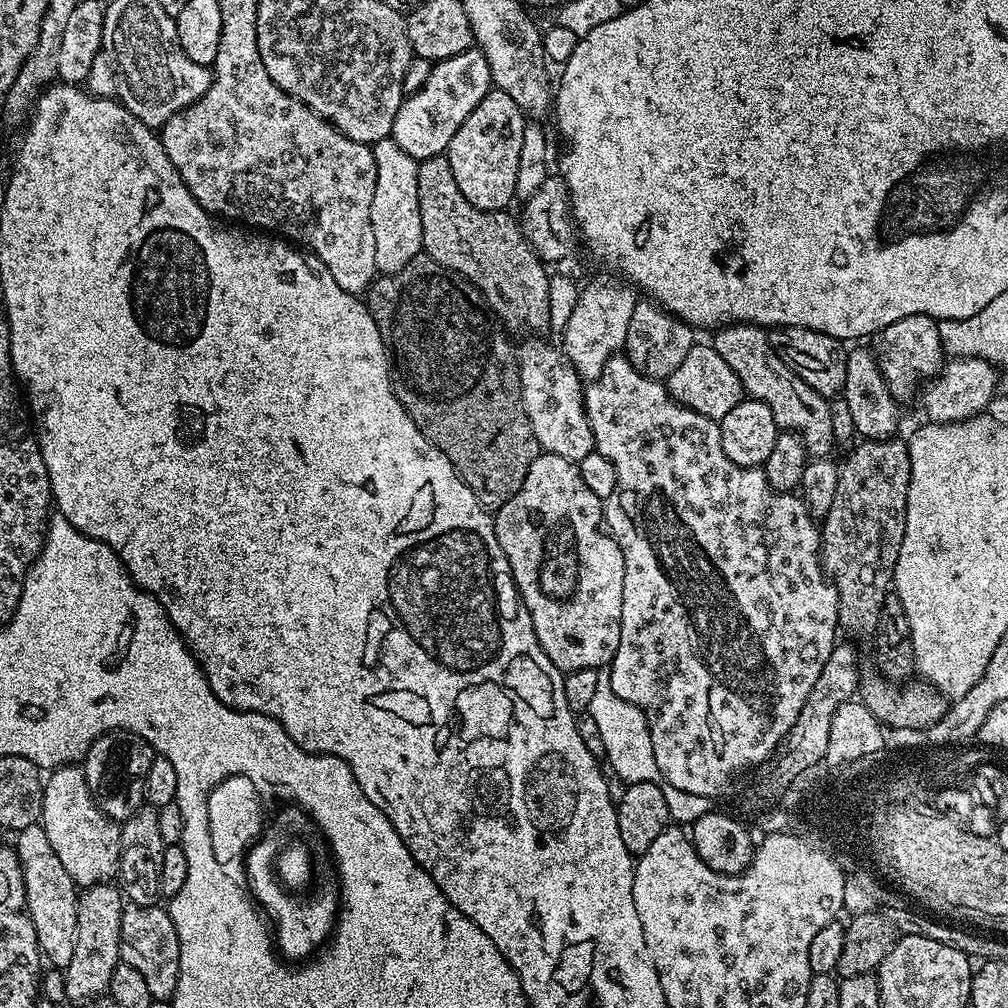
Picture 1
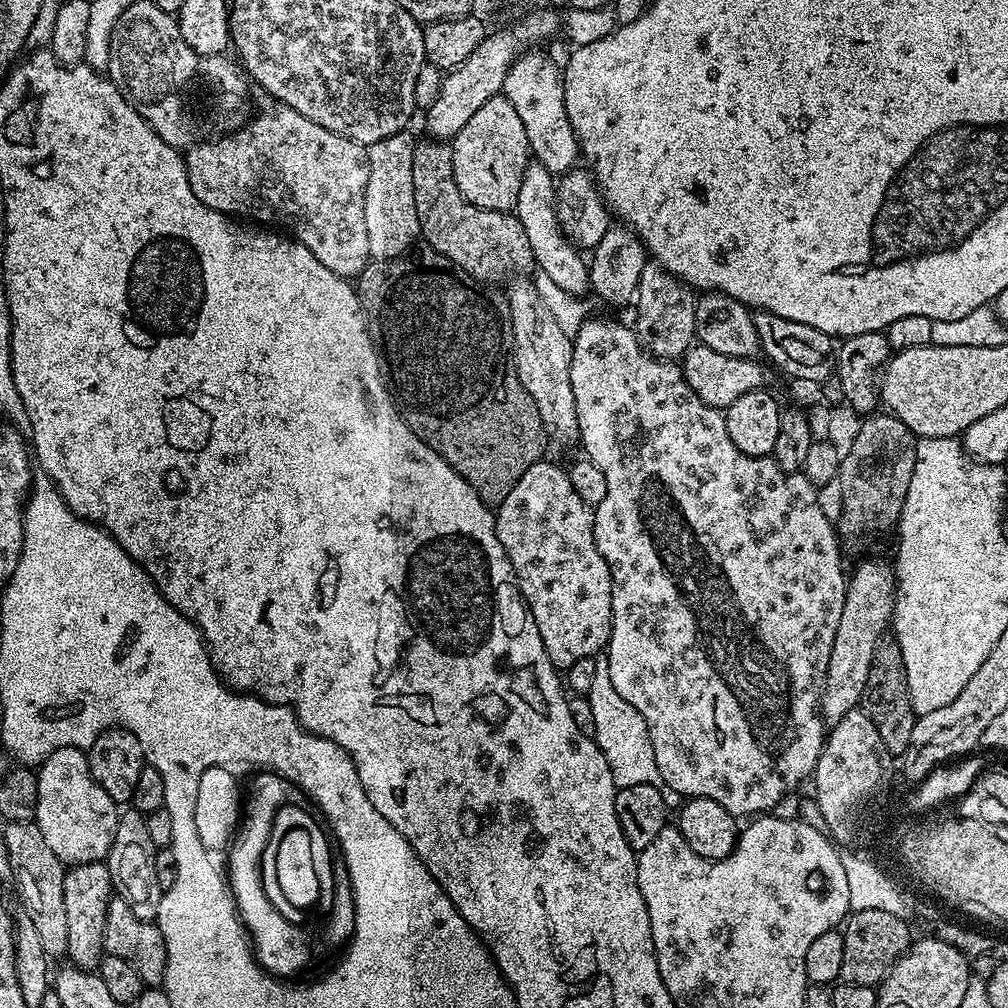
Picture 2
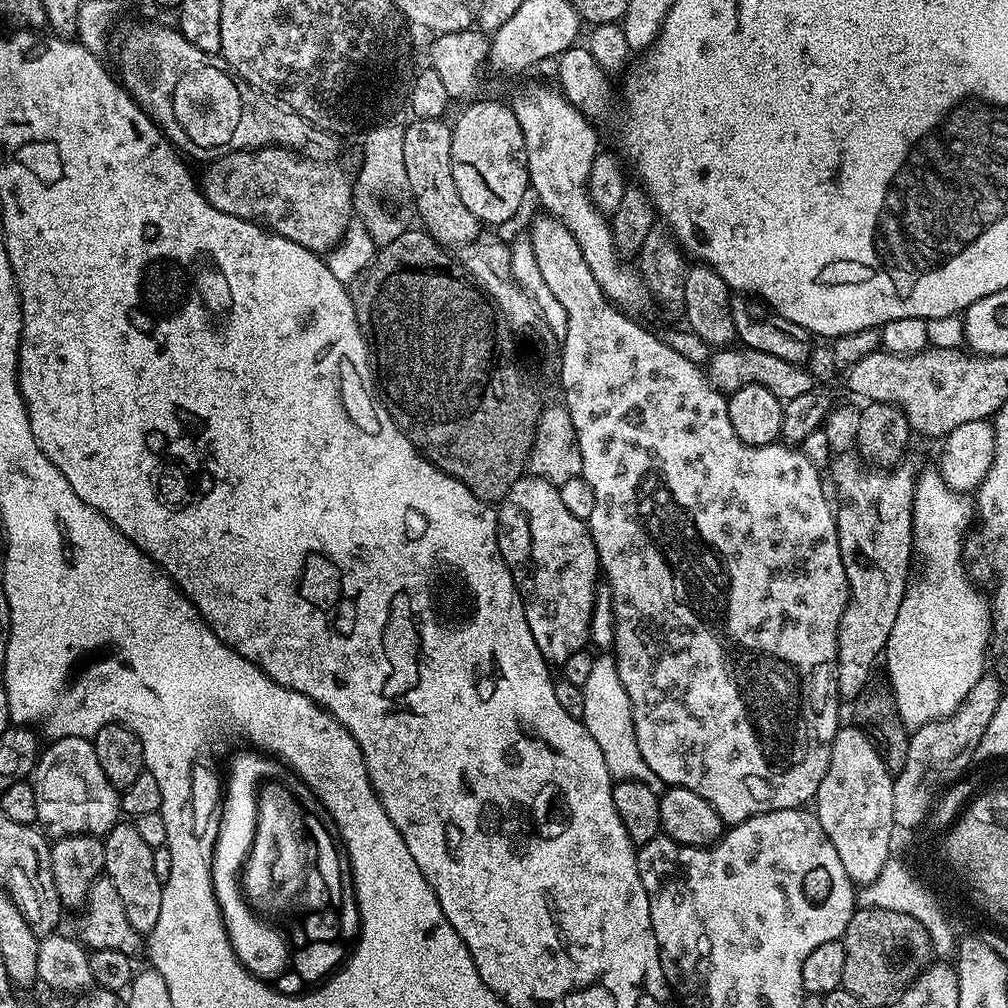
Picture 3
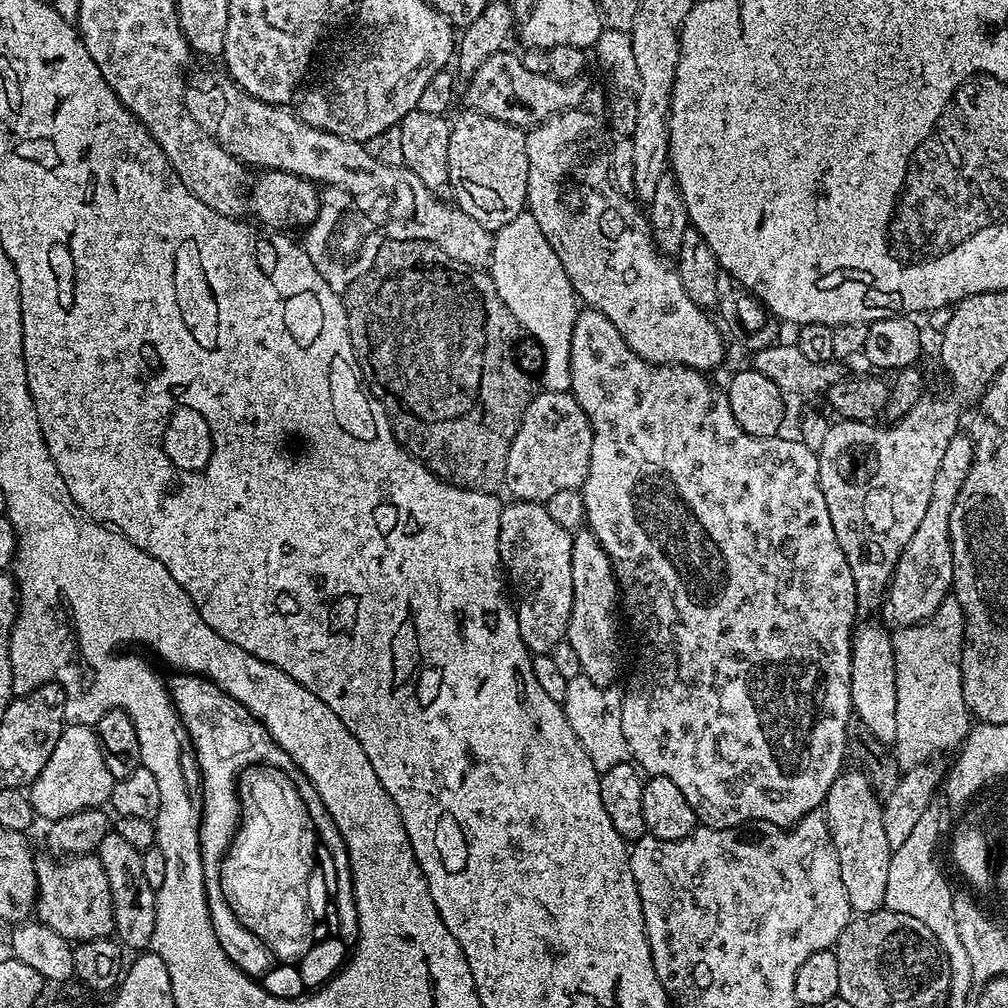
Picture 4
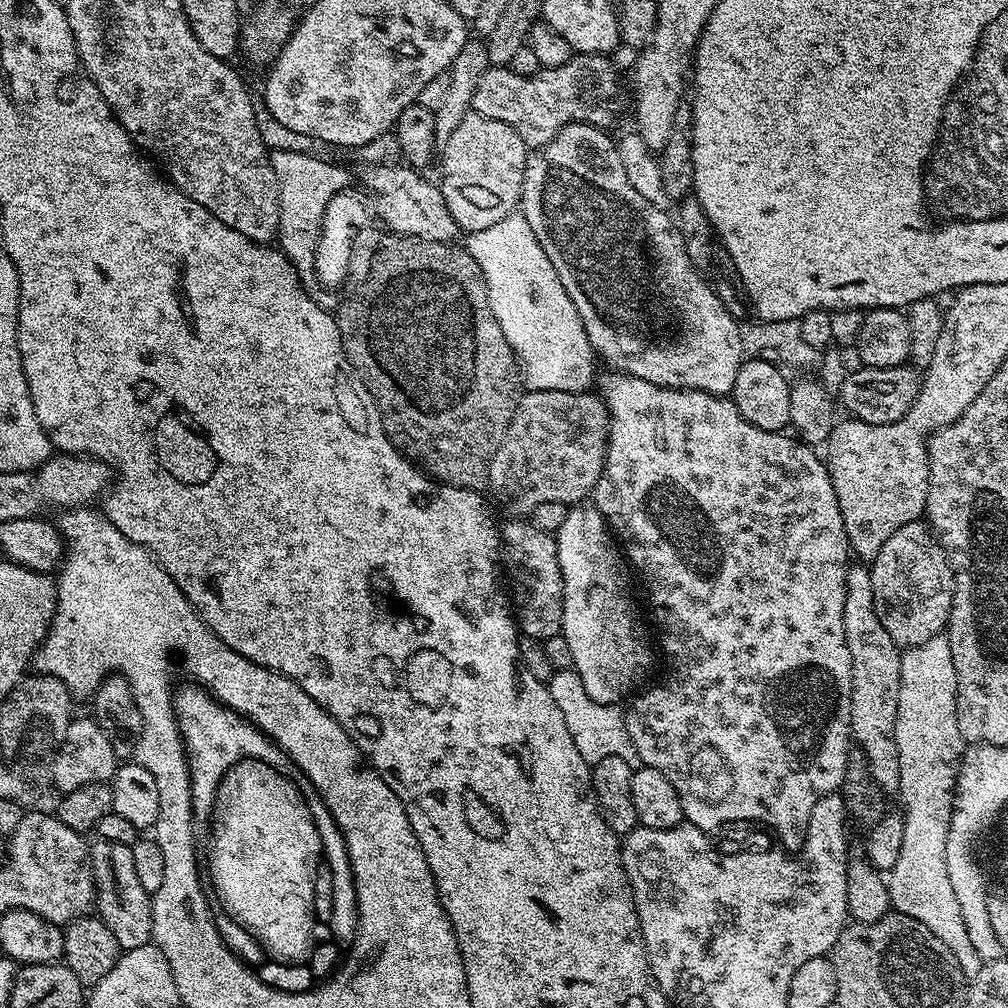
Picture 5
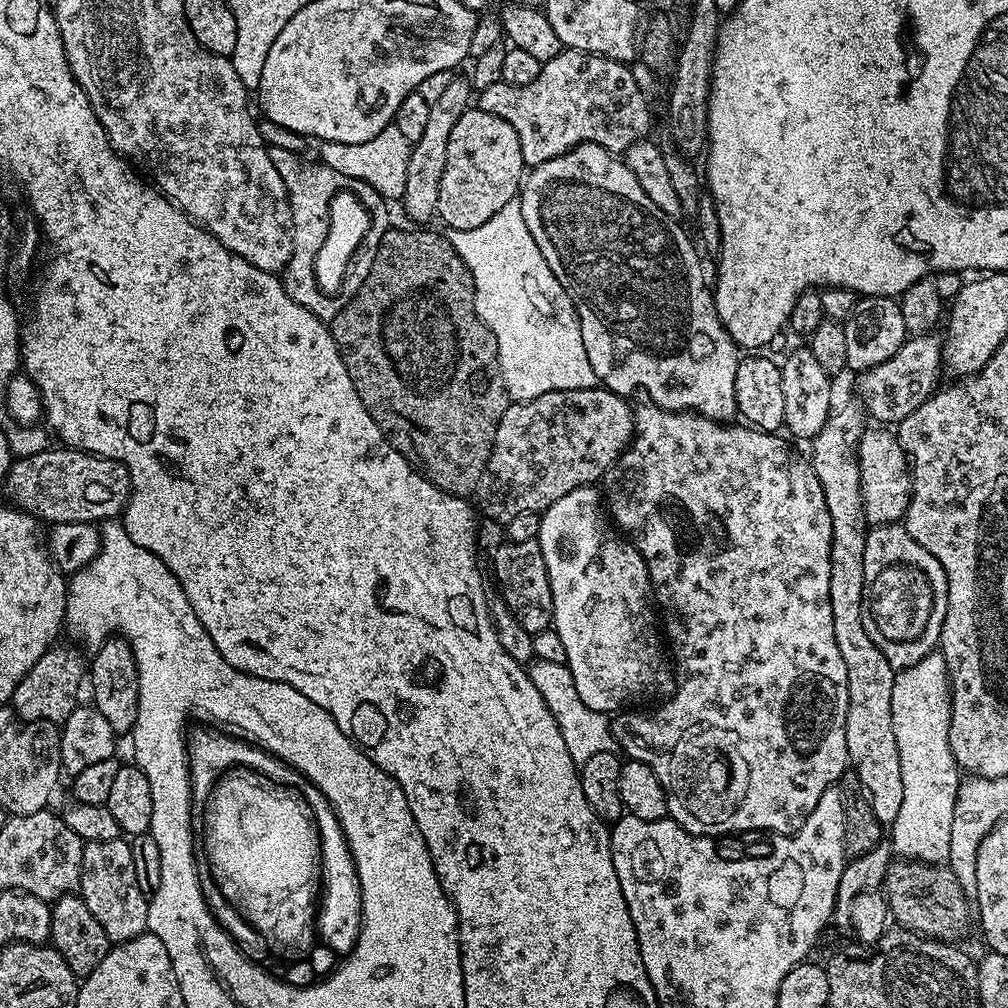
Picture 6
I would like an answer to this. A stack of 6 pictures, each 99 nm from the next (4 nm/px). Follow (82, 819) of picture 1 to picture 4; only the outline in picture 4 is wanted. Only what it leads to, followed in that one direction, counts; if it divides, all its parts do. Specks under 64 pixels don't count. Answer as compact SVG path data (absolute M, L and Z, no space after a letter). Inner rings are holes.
M68 724L61 730L49 760L30 785L32 809L41 821L51 822L66 818L66 814L78 814L78 810L98 808L111 801L113 783L95 731L86 724Z

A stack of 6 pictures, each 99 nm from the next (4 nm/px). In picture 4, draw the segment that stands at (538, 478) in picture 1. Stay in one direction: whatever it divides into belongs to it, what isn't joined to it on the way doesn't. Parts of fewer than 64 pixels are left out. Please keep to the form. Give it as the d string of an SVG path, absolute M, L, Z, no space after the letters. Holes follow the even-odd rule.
M518 499L509 503L500 509L498 550L514 593L518 630L529 653L551 653L552 648L568 635L570 612L574 606L573 533L558 526L543 503Z

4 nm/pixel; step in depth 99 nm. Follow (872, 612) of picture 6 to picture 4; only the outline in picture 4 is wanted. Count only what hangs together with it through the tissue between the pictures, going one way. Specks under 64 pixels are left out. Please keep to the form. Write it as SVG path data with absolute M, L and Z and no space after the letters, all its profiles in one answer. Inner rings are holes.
M964 432L957 433L942 454L938 474L934 474L930 506L926 506L926 518L922 518L918 530L914 530L914 538L906 542L906 550L902 550L902 558L898 558L892 581L888 584L886 608L888 604L897 625L921 624L935 614L943 600L949 599L952 592L952 539L948 533L948 523L974 459L975 444Z

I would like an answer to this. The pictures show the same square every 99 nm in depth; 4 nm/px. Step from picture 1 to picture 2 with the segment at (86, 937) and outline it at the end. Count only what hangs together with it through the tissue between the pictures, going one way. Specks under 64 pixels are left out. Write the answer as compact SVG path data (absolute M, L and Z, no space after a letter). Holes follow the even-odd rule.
M95 860L89 864L74 864L64 874L64 901L66 902L67 959L77 968L96 970L104 959L104 931L108 901L114 889L107 863Z

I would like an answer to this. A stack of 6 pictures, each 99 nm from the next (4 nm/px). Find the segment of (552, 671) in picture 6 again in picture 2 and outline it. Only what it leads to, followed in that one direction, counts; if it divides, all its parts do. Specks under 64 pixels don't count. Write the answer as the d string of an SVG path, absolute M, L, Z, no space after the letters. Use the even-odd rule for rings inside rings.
M600 654L595 657L594 686L590 686L587 699L594 714L593 737L596 745L602 750L606 762L610 766L610 774L614 778L617 789L626 786L642 786L649 784L660 789L664 803L669 809L679 809L682 797L672 788L664 787L664 779L654 762L654 746L650 746L650 734L646 730L646 722L618 690L614 690L614 682L610 682L607 655Z

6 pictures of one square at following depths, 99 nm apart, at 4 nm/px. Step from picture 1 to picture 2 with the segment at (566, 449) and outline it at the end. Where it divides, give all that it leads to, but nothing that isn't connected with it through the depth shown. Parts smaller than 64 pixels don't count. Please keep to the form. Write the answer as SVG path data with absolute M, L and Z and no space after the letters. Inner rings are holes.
M513 277L508 288L506 311L512 328L512 361L523 388L531 396L542 418L545 433L562 444L575 445L579 441L577 410L570 384L570 364L573 360L572 339L559 329L533 279Z

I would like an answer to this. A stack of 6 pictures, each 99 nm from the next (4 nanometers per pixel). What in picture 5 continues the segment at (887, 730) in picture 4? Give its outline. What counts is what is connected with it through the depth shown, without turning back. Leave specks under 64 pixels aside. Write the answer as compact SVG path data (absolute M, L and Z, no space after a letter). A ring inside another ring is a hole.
M856 562L845 571L846 600L842 610L842 622L846 630L846 646L852 663L852 705L850 706L851 739L855 747L864 751L874 782L886 794L900 790L900 755L896 745L896 715L898 714L898 690L900 689L899 644L886 634L882 622L874 610L874 586L870 586L870 571L863 563Z

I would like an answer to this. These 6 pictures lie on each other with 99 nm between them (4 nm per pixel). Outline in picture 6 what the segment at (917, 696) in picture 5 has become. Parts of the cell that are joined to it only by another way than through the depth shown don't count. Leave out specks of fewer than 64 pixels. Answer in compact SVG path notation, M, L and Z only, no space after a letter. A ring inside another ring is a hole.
M931 652L922 662L918 662L909 668L901 668L897 671L894 682L894 694L890 694L890 714L892 715L892 725L894 726L894 742L898 742L898 754L902 762L902 806L898 810L898 818L890 826L890 843L892 851L897 857L906 860L918 860L921 864L942 864L947 861L950 854L950 826L954 823L954 802L958 798L962 770L950 750L950 714L952 713L952 688L948 685L948 667L946 658L941 652Z

